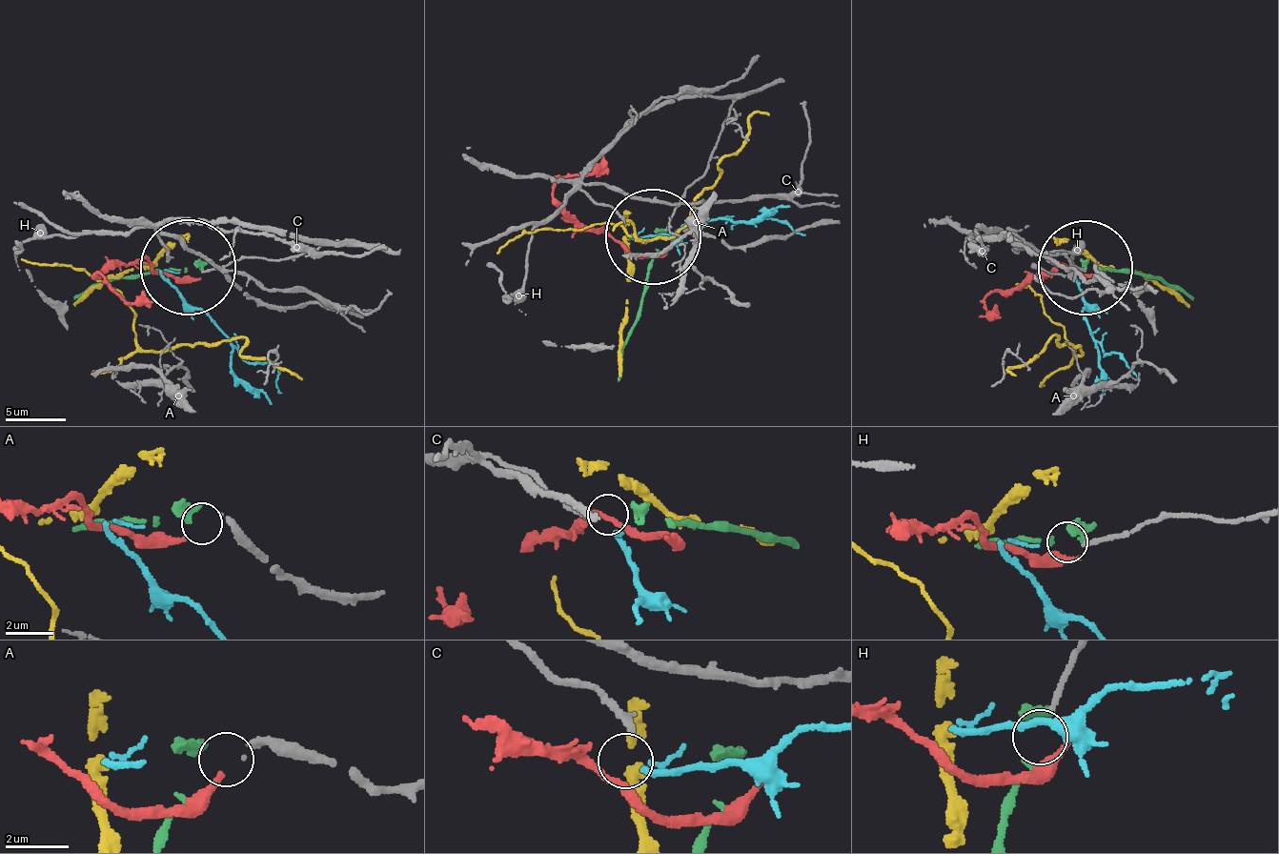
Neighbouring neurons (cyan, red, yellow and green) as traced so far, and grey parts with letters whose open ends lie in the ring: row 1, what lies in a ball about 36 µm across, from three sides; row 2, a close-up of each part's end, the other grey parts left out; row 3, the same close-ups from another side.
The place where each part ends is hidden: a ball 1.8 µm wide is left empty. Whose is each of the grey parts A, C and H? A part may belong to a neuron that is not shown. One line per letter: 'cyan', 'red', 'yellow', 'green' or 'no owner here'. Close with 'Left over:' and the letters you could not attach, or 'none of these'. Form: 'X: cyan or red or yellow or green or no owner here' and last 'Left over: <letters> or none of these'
A: red
C: cyan
H: no owner here
Left over: H

